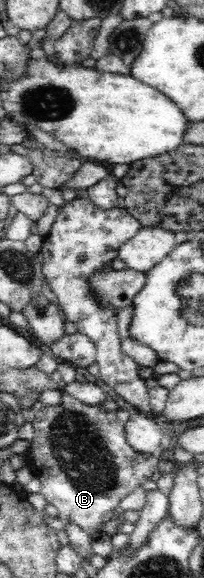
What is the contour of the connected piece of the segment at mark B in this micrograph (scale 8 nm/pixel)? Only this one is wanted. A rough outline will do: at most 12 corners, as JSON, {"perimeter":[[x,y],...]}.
{"perimeter":[[64,393],[26,456],[59,519],[90,535],[159,458],[116,413]]}

